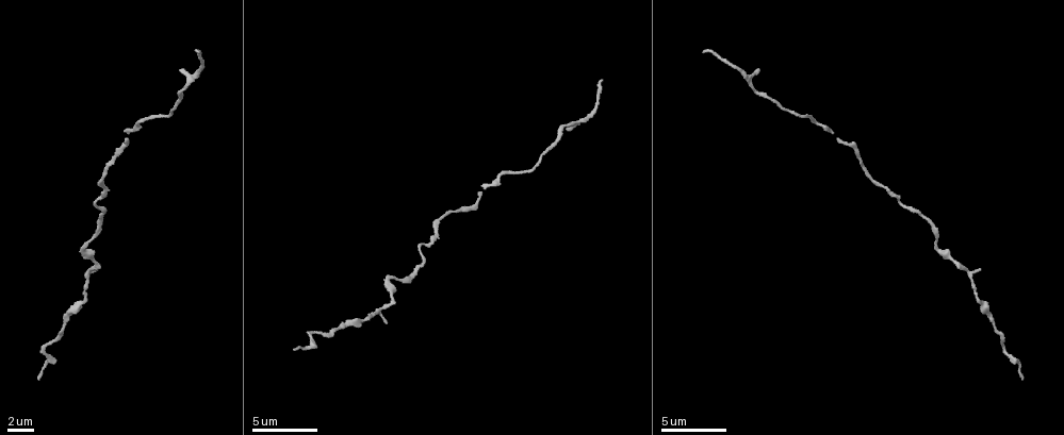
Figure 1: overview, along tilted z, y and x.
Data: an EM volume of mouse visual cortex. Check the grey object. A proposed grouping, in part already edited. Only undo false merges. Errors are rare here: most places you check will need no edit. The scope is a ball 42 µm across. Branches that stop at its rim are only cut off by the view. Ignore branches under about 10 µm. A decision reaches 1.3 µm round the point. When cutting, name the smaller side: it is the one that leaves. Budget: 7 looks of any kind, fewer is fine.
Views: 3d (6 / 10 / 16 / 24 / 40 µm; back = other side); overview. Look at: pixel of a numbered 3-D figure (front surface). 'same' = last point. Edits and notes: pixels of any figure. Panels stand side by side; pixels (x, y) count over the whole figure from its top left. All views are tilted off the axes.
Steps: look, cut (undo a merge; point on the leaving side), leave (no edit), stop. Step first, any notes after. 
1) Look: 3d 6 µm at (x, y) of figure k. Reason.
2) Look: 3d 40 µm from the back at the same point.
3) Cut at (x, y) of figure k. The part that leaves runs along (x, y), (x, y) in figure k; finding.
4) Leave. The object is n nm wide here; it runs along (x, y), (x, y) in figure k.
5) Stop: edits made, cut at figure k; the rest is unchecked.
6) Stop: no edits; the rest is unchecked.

Look: 3d 10 µm at (550, 148) of figure 1. Thick turns thin.

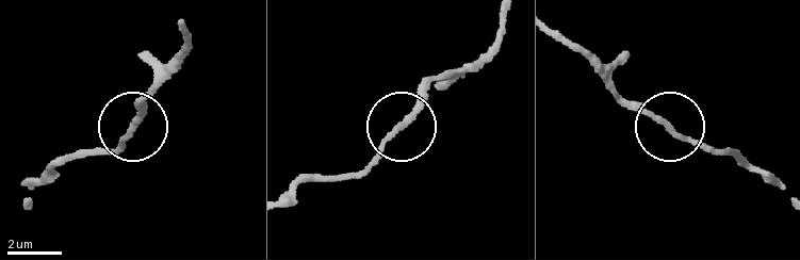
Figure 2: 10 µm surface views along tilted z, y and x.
Leave. It runs along (783, 187), (741, 159), (692, 143), (608, 85) in figure 2; one cell here.

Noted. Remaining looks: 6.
Look: 3d 6 µm at (840, 142) of figure 1. A narrow waist.

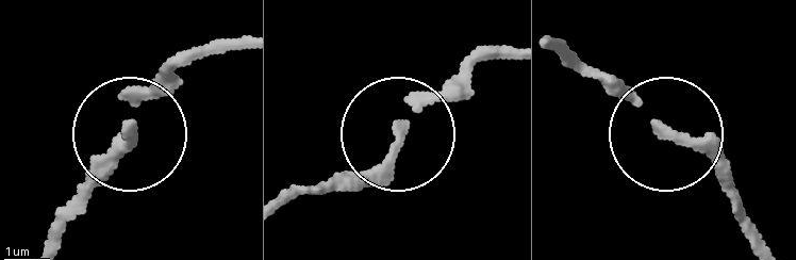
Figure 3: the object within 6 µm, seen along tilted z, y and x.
Look: 3d 6 µm from the back at (133, 128) of figure 3.

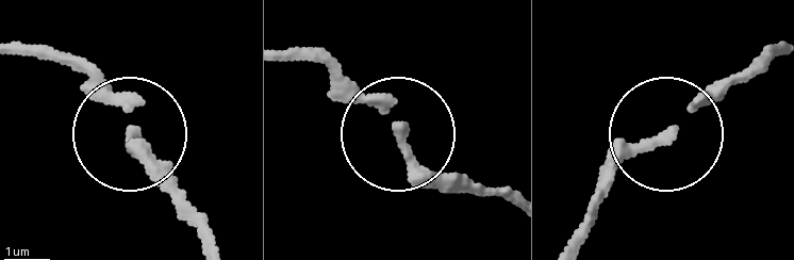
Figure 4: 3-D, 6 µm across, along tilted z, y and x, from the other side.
Leave. All the same cell.

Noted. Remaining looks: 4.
Look: 3d 16 µm at (104, 189) of figure 1.

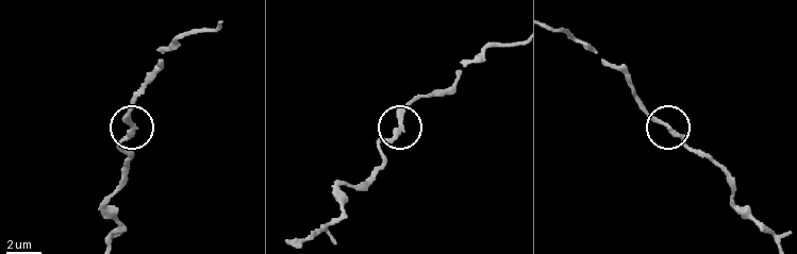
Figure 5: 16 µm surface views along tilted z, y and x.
Leave. All the same cell.

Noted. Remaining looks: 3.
Look: 3d 16 µm at (955, 259) of figure 1. Calibre changes.

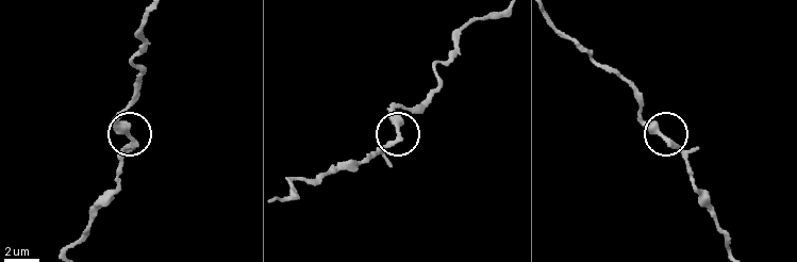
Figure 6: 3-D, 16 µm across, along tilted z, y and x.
Leave. It runs along (453, 47), (433, 93), (400, 107), (397, 134), (375, 156) in figure 6; continuous, no second cell.

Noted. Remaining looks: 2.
Stop: no edits; the rest is unchecked.

